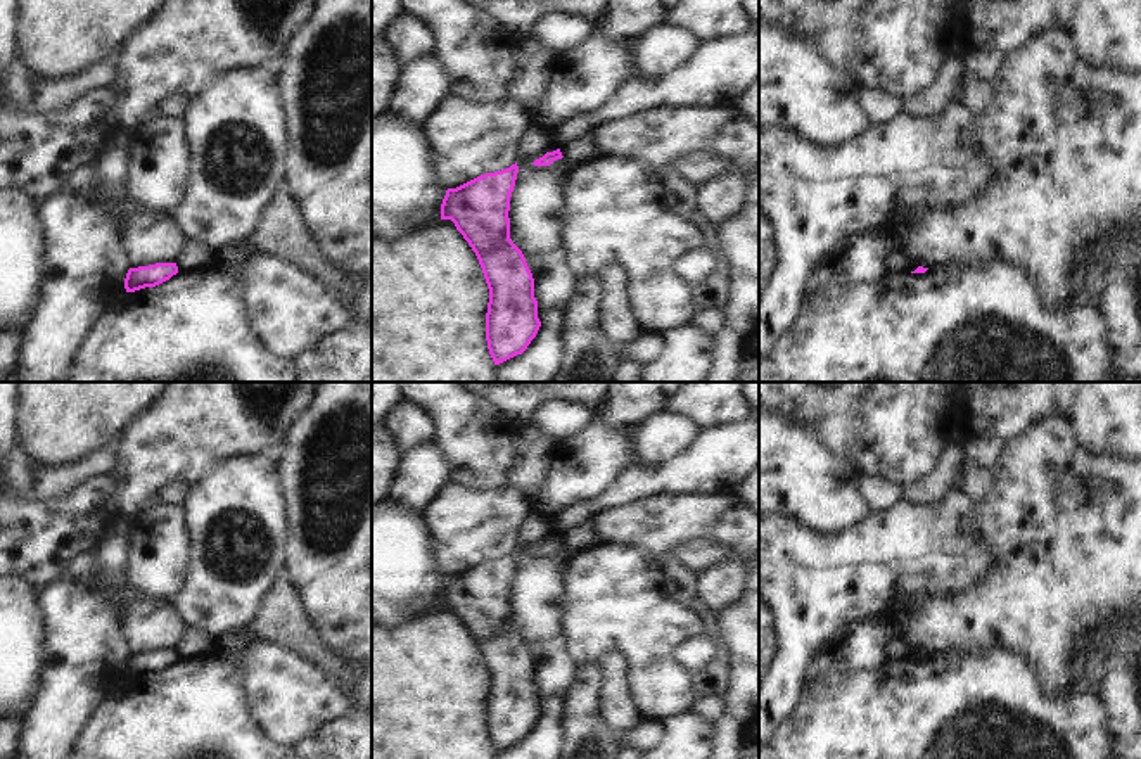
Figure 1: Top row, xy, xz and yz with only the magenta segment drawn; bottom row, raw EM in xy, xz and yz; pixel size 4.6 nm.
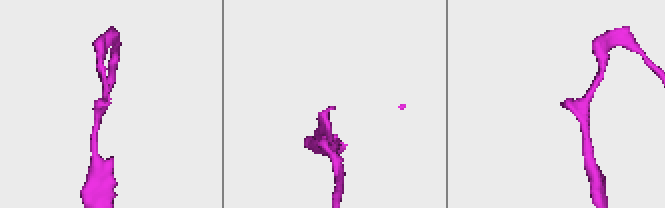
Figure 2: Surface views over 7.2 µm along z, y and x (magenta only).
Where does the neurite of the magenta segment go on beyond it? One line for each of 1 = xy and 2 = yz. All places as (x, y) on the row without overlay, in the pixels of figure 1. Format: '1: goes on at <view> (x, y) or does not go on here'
1: does not go on here
2: does not go on here

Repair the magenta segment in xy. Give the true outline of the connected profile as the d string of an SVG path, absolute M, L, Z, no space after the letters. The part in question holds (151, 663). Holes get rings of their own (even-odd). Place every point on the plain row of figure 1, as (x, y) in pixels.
M156 650L149 654L130 655L124 666L126 679L145 674L156 674L178 660L176 650Z

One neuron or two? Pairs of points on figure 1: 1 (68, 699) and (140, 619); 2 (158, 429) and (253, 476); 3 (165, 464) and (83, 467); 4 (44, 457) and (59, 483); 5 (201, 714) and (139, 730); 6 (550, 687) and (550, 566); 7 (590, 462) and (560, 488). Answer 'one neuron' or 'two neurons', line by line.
1: two neurons
2: two neurons
3: two neurons
4: two neurons
5: one neuron
6: one neuron
7: one neuron

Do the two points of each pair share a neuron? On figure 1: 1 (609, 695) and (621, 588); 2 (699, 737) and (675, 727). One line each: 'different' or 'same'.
1: different
2: same

